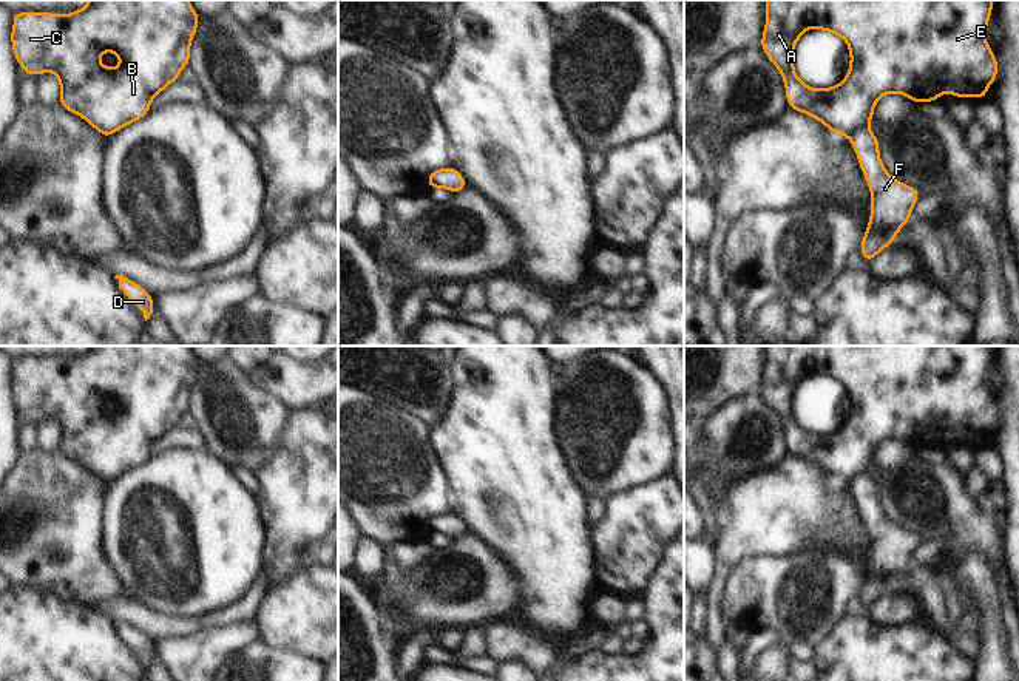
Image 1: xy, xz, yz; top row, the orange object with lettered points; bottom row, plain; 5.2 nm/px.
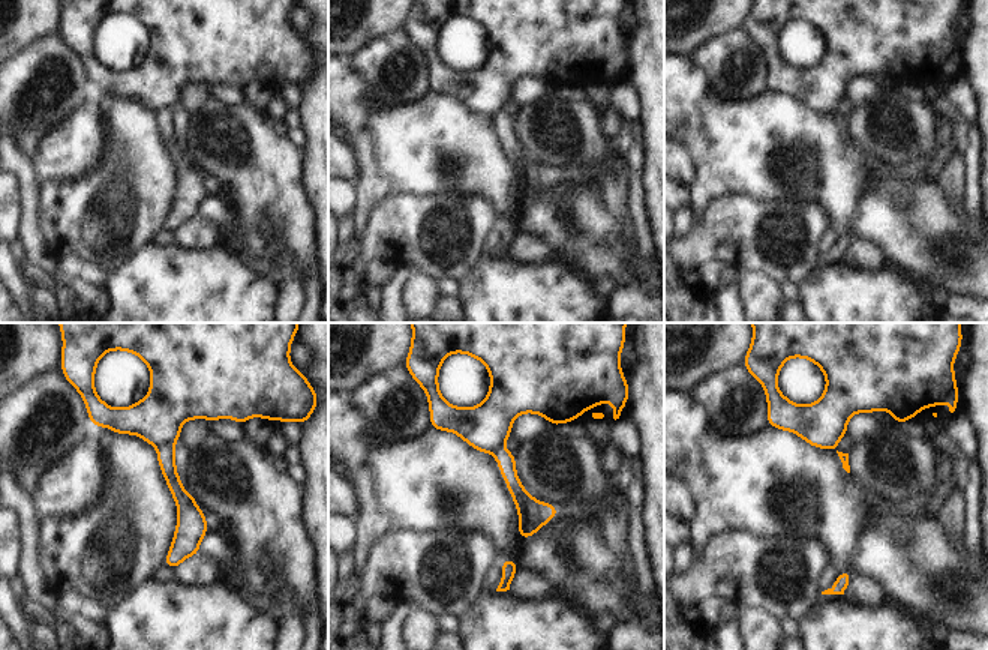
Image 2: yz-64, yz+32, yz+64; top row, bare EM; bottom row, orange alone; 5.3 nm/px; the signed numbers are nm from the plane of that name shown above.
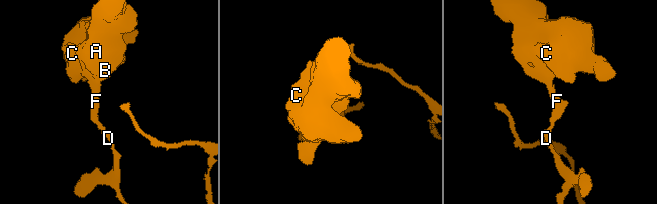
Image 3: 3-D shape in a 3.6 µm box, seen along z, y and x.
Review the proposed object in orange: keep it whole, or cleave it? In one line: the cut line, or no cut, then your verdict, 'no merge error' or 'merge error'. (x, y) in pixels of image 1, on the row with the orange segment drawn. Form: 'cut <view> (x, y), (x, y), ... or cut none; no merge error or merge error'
cut yz (865, 125), (860, 125), (848, 136); merge error

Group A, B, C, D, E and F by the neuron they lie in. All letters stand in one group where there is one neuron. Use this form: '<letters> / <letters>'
A B C E / D F

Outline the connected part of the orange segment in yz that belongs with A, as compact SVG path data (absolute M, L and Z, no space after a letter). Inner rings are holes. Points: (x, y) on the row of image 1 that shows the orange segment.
M764 0L767 20L761 48L780 69L789 108L803 111L832 133L852 136L857 128L874 119L874 105L886 93L902 93L916 105L939 100L942 93L951 91L956 99L973 94L983 102L987 88L996 80L997 59L985 42L987 23L993 11L993 0ZM817 28L843 37L851 51L851 66L846 79L828 90L814 90L804 85L794 71L794 46L801 34Z

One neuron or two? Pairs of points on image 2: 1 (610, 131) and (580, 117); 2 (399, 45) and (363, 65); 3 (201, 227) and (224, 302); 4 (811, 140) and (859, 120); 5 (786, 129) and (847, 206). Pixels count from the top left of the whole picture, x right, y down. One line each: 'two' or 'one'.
1: two
2: one
3: two
4: two
5: one

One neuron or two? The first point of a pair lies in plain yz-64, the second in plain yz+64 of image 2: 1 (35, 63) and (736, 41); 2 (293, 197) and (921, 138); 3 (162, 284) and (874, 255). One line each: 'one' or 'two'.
1: one
2: one
3: two

